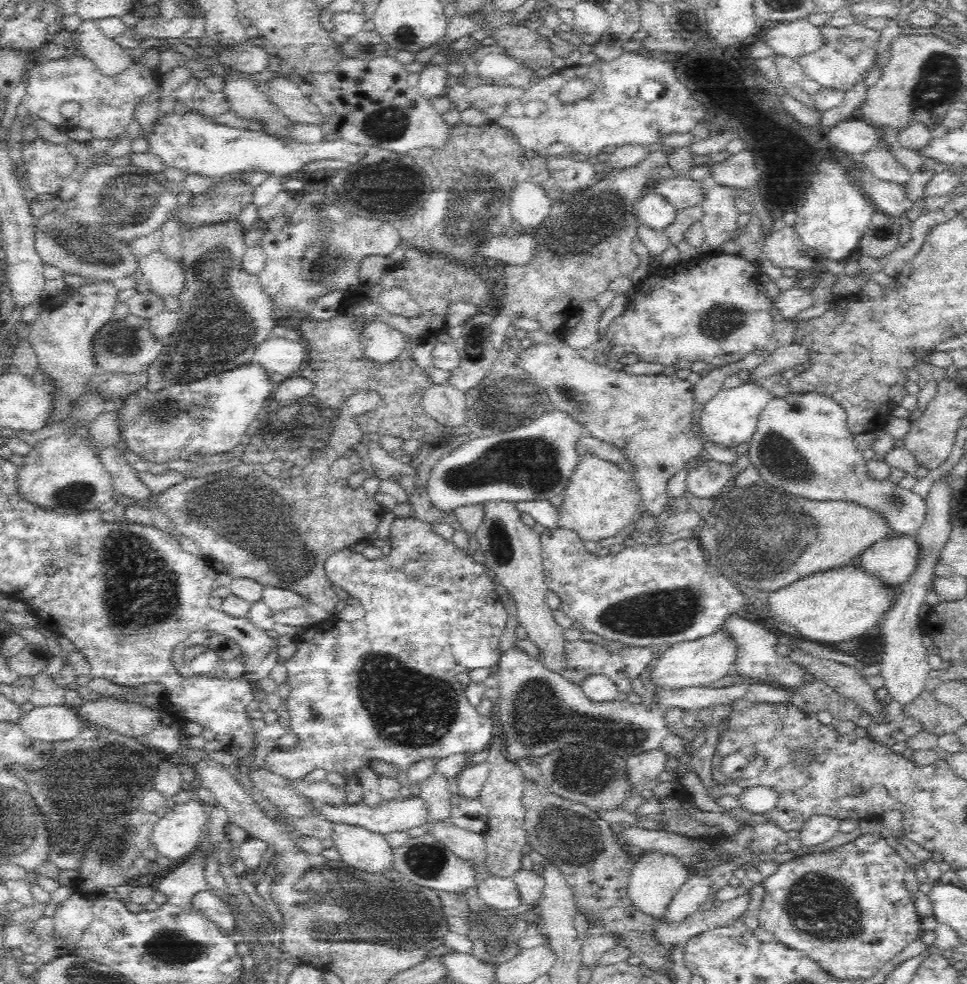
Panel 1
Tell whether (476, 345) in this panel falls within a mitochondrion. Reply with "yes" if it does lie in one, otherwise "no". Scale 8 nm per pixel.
yes

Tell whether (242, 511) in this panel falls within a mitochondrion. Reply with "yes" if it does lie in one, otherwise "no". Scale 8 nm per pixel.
yes

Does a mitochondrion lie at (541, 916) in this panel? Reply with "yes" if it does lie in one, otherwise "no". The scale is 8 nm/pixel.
no

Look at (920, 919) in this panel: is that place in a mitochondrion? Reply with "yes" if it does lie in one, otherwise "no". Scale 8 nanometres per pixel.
no

